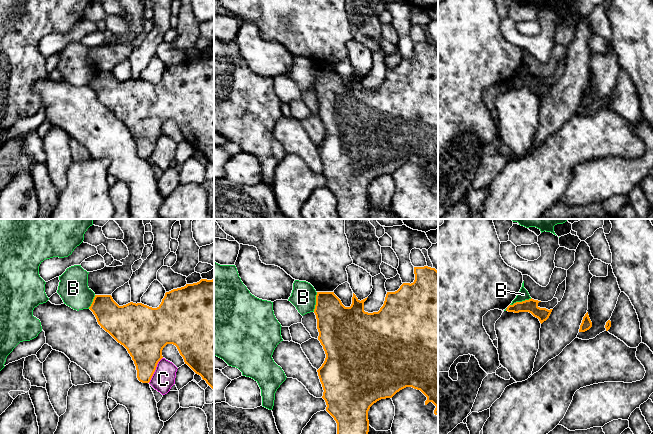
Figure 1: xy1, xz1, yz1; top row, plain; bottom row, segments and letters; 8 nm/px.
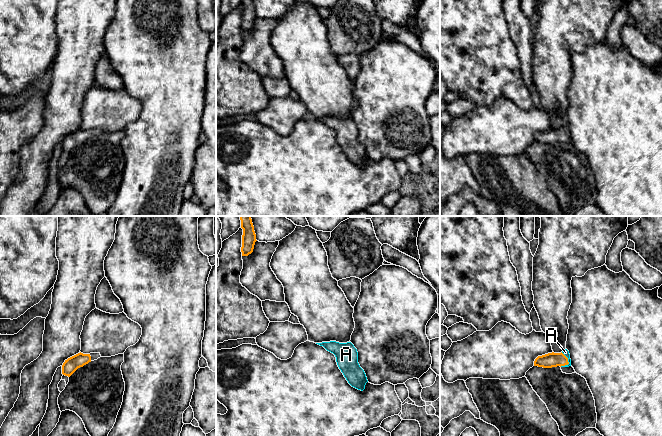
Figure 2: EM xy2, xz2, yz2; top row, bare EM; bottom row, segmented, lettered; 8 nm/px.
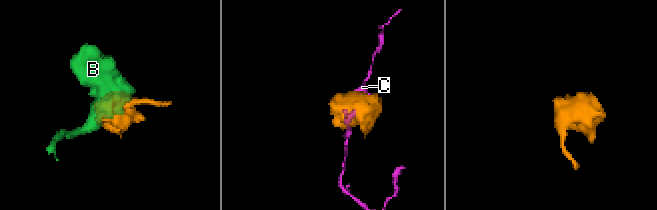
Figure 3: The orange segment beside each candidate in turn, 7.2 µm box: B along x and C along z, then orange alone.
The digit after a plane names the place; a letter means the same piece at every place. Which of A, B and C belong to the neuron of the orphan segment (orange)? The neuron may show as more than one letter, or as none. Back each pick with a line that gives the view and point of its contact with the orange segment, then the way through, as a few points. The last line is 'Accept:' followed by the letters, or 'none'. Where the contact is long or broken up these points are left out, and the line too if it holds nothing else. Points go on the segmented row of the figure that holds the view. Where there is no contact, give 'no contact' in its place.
A: contact yz2 (567, 359); way yz2 (549, 360), (567, 359), (565, 352)
Accept: A

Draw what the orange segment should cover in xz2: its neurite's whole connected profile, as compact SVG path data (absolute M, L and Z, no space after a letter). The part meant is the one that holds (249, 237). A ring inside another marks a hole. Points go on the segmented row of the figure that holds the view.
M240 216L242 235L242 256L248 256L253 252L256 240L256 234L252 223L251 216Z

